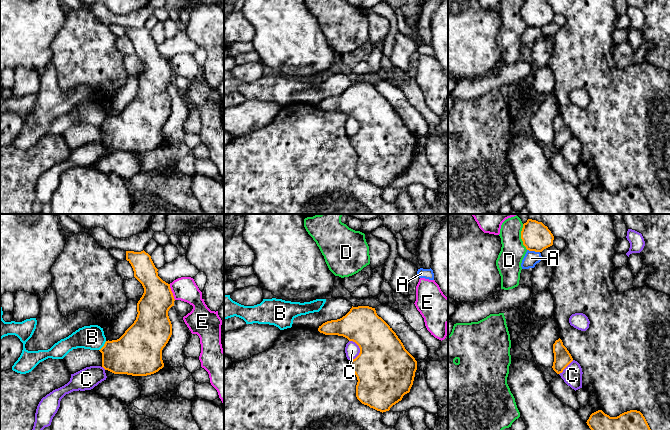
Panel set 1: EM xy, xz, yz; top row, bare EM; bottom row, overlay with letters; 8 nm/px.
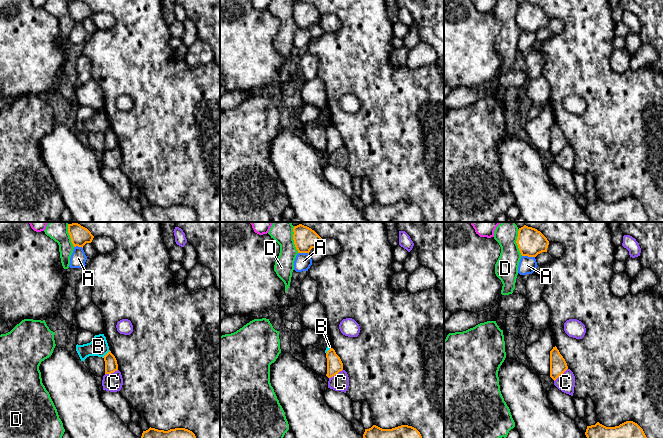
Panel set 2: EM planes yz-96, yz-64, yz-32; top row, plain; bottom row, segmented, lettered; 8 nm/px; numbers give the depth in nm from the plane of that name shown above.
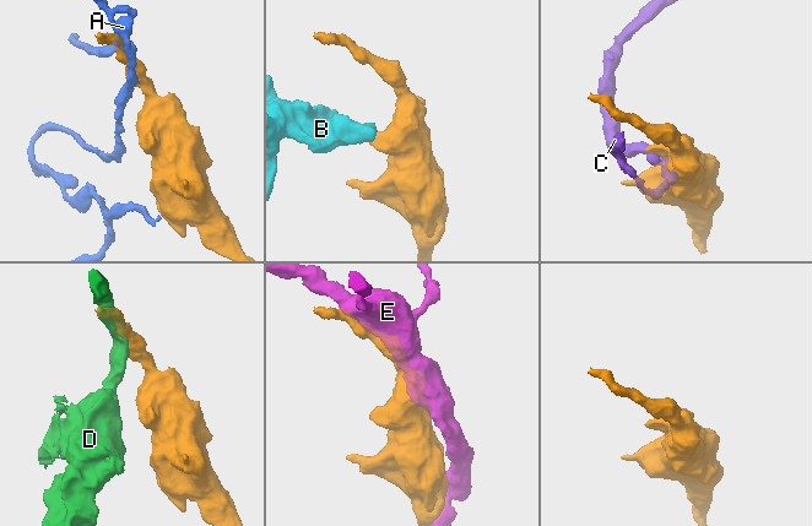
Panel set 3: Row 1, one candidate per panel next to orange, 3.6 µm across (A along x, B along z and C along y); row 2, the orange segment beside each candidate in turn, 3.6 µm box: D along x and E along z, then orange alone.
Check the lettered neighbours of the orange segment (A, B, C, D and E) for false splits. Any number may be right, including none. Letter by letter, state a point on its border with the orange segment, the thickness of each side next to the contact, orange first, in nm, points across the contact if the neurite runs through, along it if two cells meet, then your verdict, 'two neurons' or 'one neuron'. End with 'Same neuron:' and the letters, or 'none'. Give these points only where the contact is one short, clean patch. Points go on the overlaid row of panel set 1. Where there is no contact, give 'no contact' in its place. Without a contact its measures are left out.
A: meets orange in yz at (533, 250); 220 nm thick on the orange side, 120 nm on the other; two neurons
B: meets orange in xy at (103, 346); 340 nm thick on the orange side, 200 nm on the other; border along xy (106, 341), (99, 350); two neurons
C: meets orange in xz at (360, 351); 460 nm thick on the orange side, 120 nm on the other; two neurons
D: meets orange in yz at (521, 237); 220 nm thick on the orange side, 200 nm on the other; two neurons
E: meets orange in xy at (171, 292); 240 nm thick on the orange side, 190 nm on the other; two neurons
Same neuron: none

